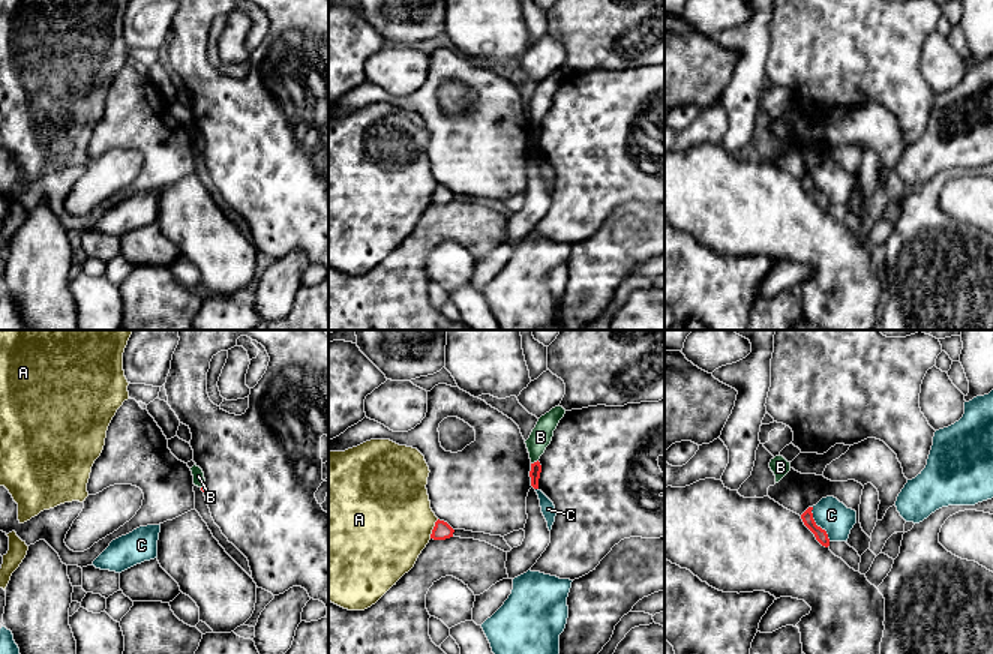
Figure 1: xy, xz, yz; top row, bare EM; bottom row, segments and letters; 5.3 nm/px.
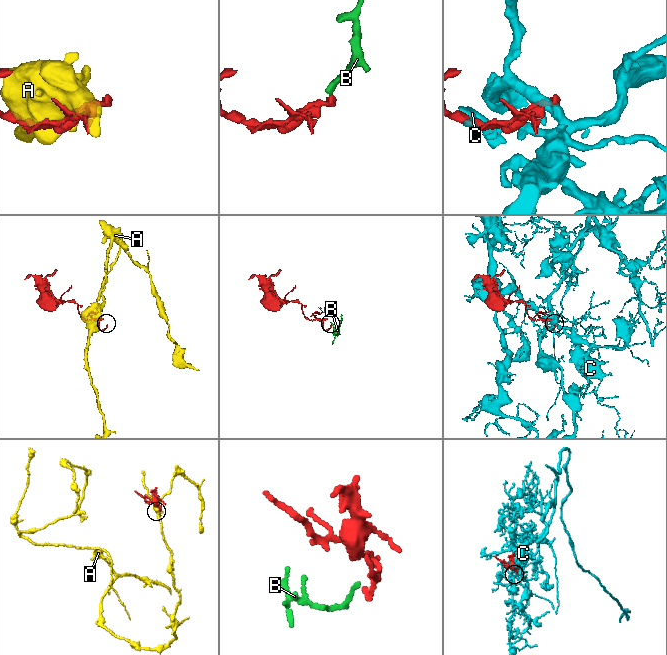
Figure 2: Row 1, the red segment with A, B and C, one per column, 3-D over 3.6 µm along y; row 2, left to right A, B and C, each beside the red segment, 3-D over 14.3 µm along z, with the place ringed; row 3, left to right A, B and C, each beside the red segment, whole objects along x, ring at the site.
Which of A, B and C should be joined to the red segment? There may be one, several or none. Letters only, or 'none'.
none

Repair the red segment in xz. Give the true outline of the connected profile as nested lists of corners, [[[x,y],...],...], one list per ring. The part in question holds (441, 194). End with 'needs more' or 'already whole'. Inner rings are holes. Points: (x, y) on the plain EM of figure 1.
[[[436,184],[432,194],[430,202],[434,204],[446,204],[453,201],[454,194],[444,184]]]; already whole

